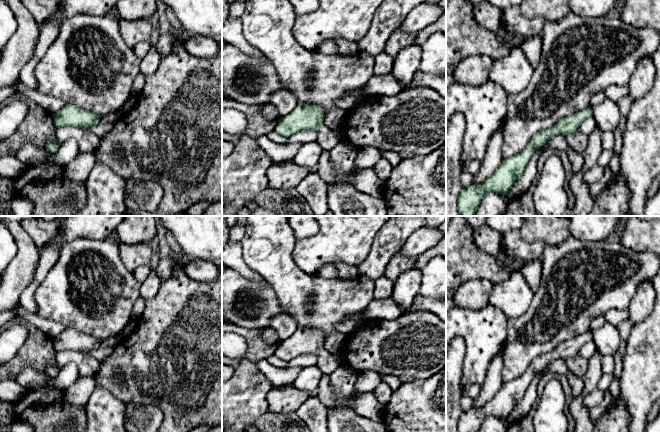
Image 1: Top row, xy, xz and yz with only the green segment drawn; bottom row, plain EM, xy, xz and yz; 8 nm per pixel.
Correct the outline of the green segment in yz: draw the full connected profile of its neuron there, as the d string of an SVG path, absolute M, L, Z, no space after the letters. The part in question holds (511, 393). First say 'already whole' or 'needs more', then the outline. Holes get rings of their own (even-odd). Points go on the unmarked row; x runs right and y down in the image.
already whole; M588 330L576 337L561 342L551 352L537 356L529 365L523 375L515 380L502 384L496 395L480 408L472 408L462 411L457 422L458 432L478 432L482 421L489 415L495 415L508 420L513 408L524 397L534 376L540 373L550 362L554 360L566 360L577 356L580 348L593 340L592 331Z

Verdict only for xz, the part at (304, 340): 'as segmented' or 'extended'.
extended

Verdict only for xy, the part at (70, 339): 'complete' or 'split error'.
complete

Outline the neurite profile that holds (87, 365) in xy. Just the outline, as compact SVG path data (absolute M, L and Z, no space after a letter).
M63 350L56 352L57 366L60 368L69 363L75 363L78 367L80 377L94 377L100 367L100 361L82 352Z

